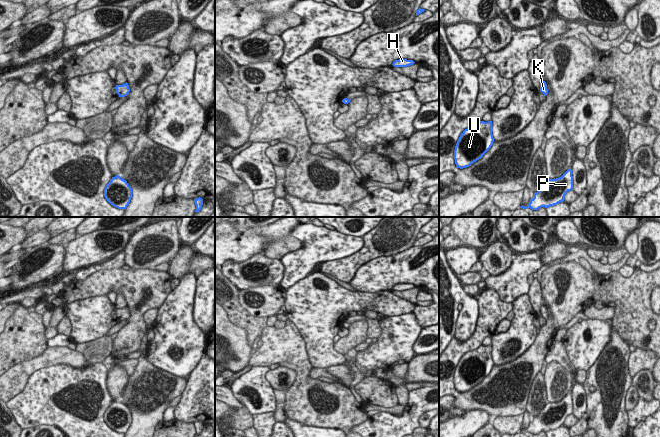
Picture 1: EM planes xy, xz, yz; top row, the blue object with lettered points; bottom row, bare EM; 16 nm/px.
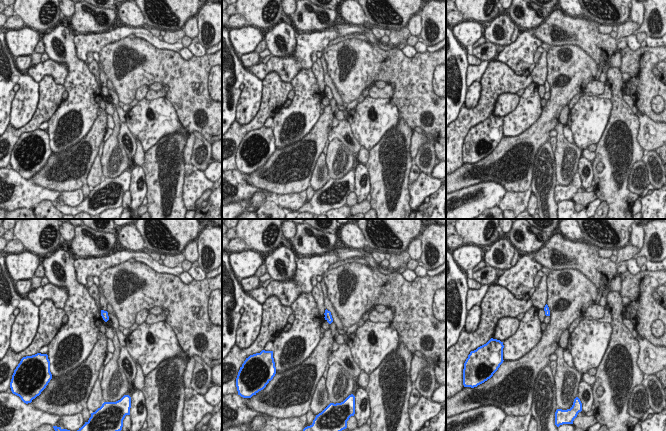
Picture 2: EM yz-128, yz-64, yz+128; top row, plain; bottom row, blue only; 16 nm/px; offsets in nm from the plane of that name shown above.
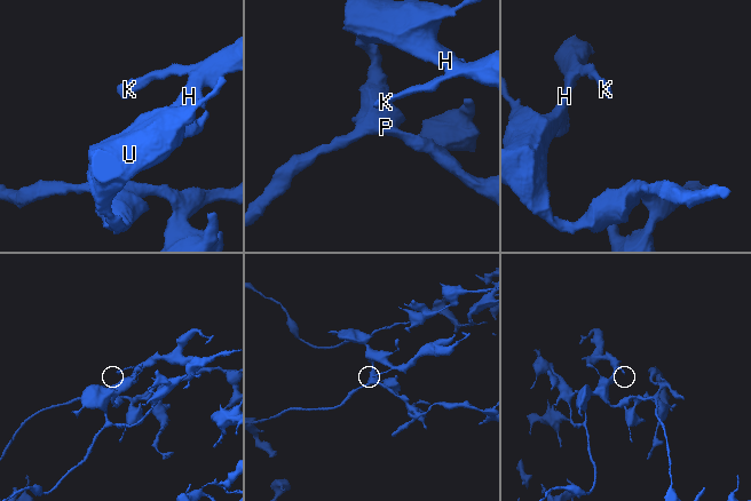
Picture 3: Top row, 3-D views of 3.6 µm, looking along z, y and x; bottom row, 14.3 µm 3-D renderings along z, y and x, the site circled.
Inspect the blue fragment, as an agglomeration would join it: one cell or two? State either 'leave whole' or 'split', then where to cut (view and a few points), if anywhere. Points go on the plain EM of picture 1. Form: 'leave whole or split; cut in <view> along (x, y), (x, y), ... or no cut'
leave whole; no cut

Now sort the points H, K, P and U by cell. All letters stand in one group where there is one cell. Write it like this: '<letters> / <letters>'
H K P U

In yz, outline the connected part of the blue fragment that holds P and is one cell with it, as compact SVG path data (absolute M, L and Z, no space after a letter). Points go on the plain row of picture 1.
M570 392L561 401L546 404L539 415L534 417L529 429L526 431L522 429L520 432L538 434L541 431L557 429L564 425L566 417L571 414L573 414L573 400Z

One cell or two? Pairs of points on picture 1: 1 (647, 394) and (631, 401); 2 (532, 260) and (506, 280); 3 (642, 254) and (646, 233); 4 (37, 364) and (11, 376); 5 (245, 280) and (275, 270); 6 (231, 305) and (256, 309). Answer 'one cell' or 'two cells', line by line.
1: two cells
2: one cell
3: one cell
4: one cell
5: one cell
6: two cells

